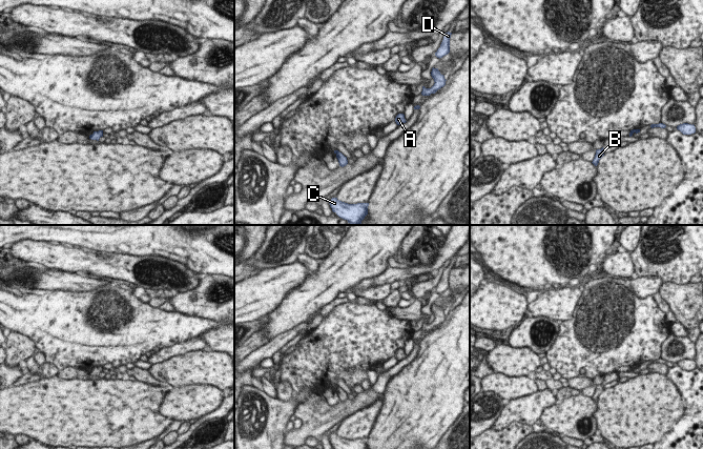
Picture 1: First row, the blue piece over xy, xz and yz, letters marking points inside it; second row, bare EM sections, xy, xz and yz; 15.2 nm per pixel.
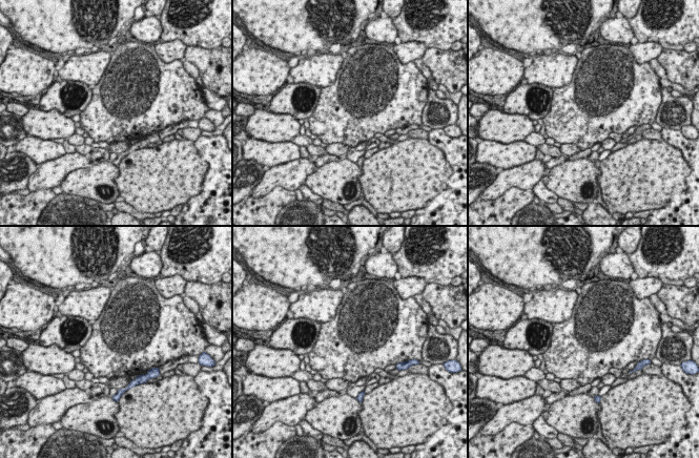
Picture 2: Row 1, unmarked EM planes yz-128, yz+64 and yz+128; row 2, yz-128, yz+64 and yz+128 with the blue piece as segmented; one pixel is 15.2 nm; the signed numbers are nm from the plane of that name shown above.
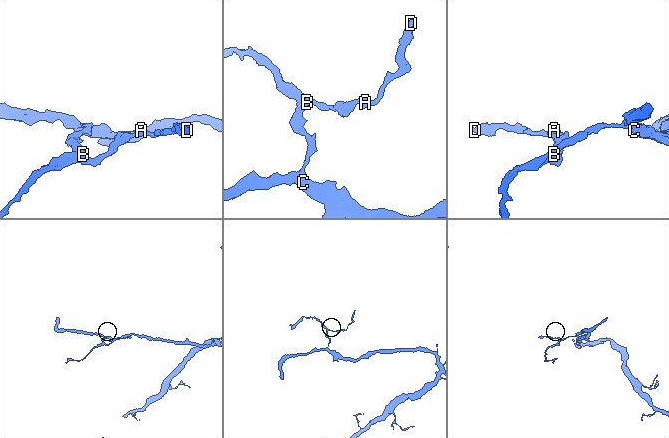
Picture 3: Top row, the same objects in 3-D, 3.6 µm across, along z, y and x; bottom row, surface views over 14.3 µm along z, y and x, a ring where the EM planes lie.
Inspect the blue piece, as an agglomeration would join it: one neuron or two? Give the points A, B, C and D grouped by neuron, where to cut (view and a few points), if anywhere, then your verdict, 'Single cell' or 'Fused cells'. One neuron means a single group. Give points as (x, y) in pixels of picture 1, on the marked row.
Groups: A B D / C. Split along xz (337, 150), (335, 152). Fused cells

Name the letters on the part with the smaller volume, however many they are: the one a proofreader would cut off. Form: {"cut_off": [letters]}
{"cut_off": ["A", "B", "D"]}

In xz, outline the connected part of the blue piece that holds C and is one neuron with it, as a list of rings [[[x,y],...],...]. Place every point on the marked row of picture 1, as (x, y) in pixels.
[[[332,198],[329,204],[333,212],[351,225],[360,225],[368,215],[369,203],[348,204],[337,198]]]

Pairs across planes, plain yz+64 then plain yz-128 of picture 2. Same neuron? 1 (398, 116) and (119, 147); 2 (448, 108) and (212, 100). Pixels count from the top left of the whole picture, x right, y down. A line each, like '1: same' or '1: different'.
1: different
2: different

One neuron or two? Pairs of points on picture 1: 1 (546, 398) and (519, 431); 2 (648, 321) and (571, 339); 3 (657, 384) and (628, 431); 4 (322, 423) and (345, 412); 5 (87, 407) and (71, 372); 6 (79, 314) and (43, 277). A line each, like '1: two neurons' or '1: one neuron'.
1: two neurons
2: one neuron
3: one neuron
4: one neuron
5: two neurons
6: two neurons

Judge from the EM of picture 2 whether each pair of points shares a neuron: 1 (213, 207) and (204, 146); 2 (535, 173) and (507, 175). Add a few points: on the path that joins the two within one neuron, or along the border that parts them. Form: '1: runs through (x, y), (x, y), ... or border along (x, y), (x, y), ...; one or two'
1: runs through (217, 192), (217, 161); one
2: runs through (528, 174), (514, 175); one

